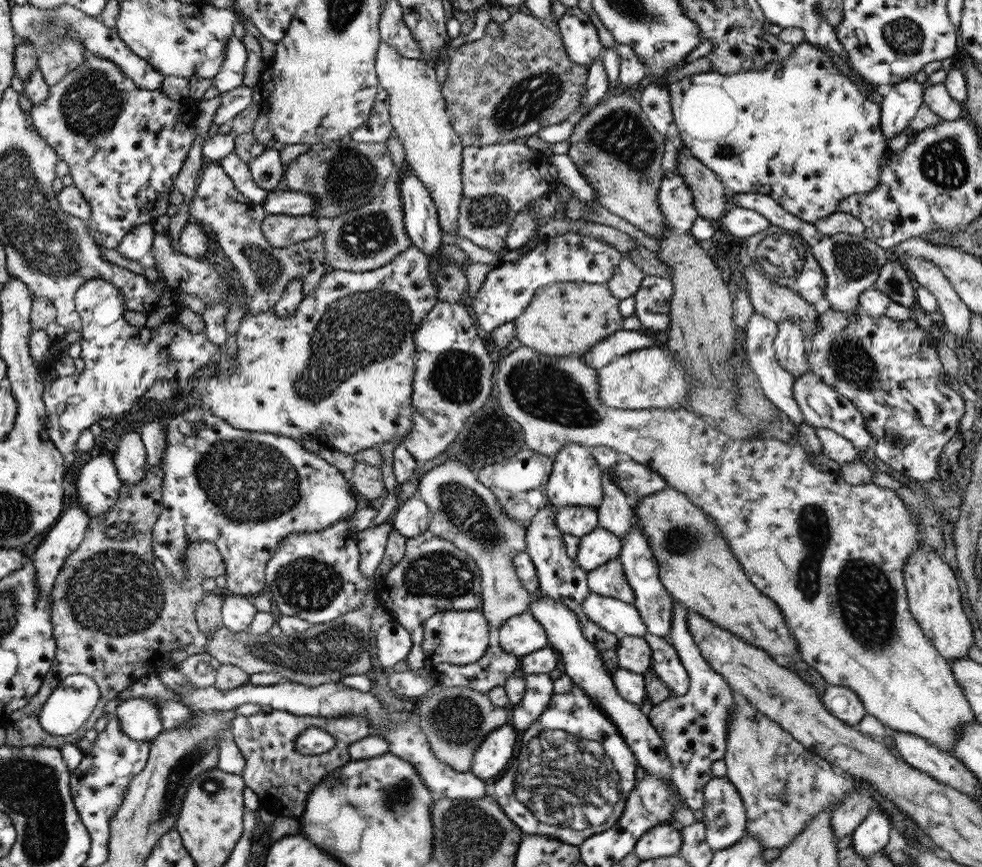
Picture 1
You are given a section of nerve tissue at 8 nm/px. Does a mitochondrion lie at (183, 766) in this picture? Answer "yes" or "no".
yes

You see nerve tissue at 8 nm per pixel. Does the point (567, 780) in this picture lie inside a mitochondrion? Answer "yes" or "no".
yes

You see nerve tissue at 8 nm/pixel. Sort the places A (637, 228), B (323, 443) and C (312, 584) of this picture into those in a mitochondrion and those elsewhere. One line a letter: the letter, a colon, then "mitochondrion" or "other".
A: other
B: other
C: mitochondrion

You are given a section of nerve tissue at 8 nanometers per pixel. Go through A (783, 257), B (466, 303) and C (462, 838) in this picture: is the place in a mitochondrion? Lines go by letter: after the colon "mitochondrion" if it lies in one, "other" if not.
A: mitochondrion
B: other
C: mitochondrion

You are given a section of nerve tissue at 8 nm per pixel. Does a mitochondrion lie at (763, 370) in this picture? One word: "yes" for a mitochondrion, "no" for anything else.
no

